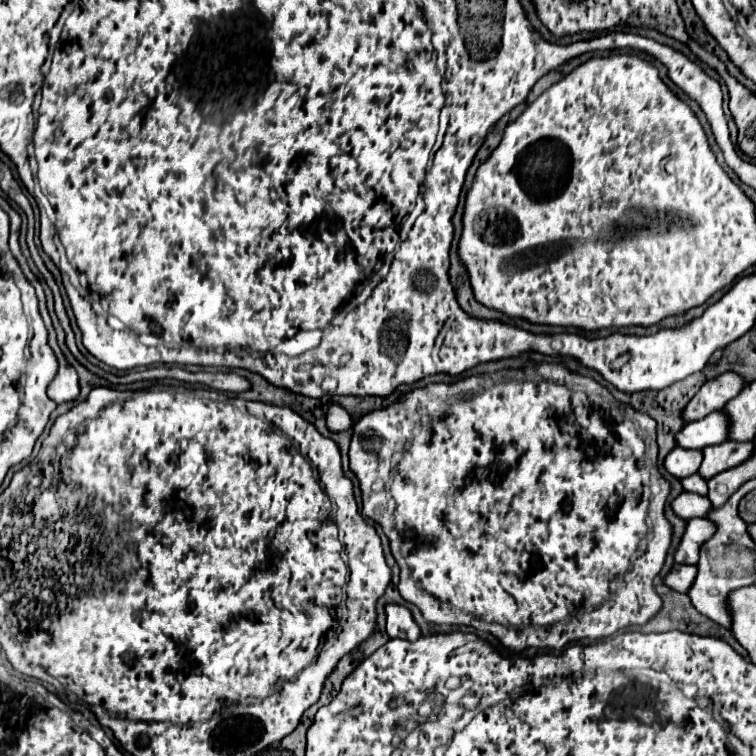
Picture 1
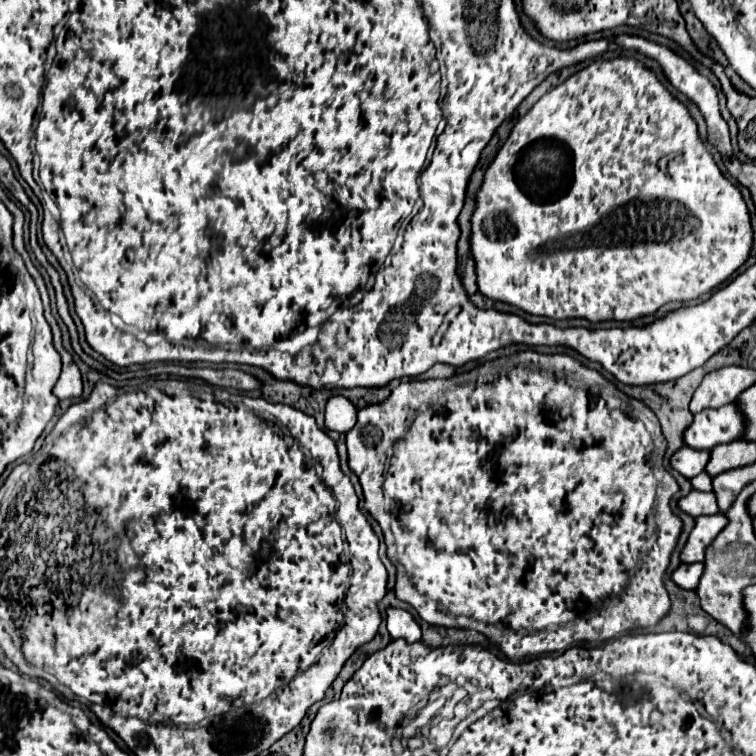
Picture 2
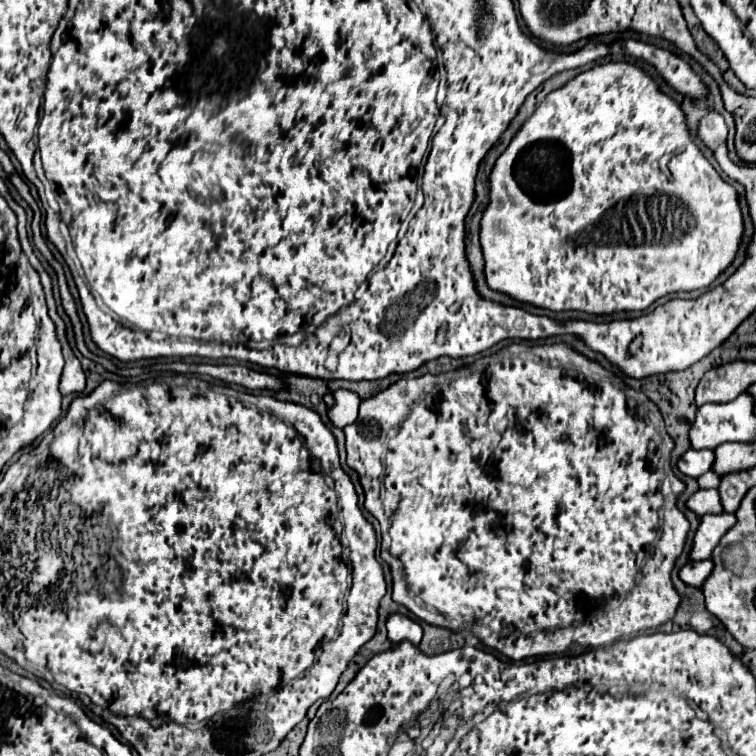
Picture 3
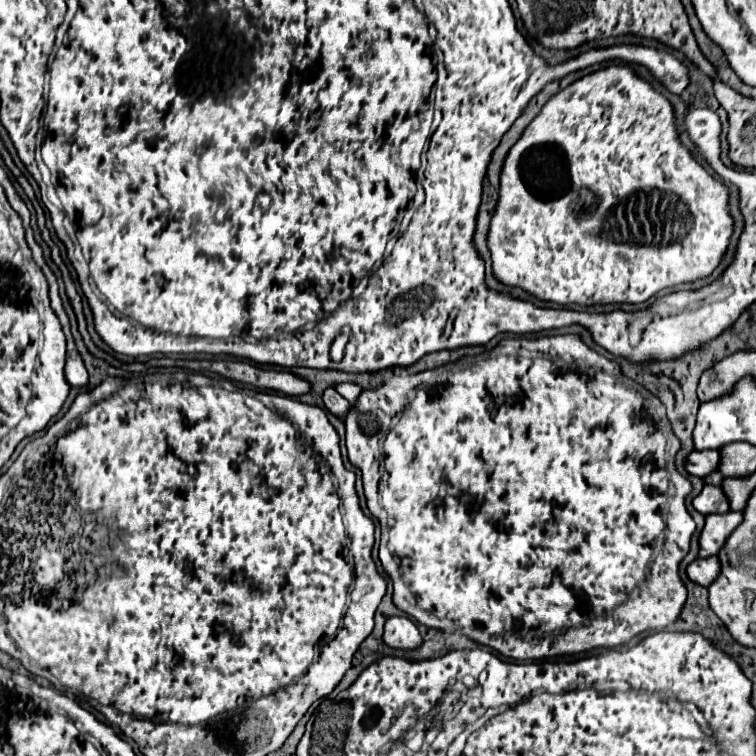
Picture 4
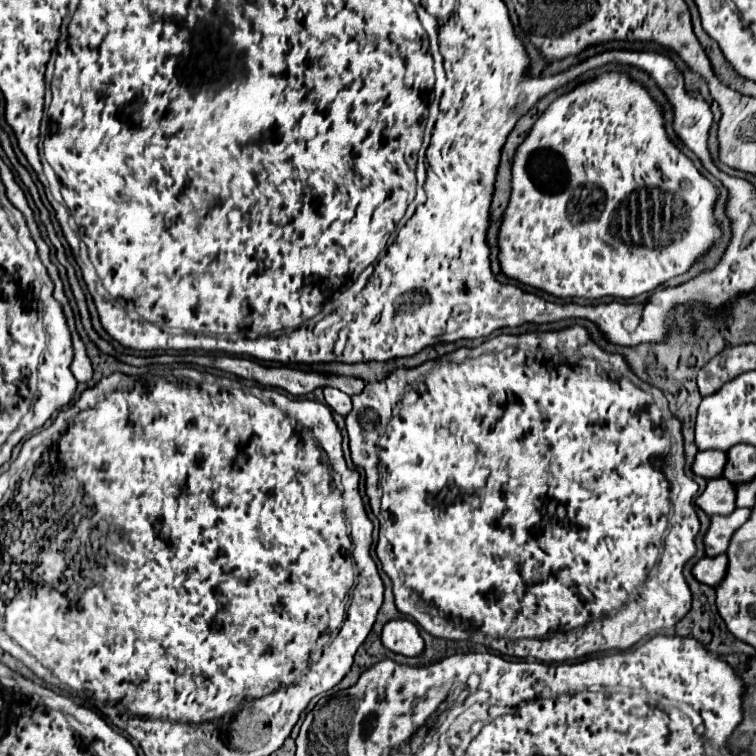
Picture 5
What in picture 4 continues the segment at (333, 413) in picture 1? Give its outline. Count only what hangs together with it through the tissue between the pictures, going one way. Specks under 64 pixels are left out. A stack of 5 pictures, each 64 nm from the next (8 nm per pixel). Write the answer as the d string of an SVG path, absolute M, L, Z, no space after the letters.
M336 384L335 389L342 398L348 400L350 410L356 406L356 400L358 400L358 396L362 392L362 388L360 386L354 386L354 384Z

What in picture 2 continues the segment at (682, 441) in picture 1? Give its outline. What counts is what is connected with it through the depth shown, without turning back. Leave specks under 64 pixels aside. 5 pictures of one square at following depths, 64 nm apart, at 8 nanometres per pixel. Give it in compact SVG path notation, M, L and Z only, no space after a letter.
M736 404L724 408L704 410L694 415L692 424L684 432L684 444L696 450L711 450L718 444L740 440L744 432L744 416Z

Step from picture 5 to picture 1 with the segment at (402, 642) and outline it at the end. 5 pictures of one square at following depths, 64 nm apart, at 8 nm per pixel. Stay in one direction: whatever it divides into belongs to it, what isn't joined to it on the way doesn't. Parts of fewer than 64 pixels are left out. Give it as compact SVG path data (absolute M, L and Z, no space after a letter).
M386 604L384 610L386 610L386 632L390 638L404 638L414 642L420 636L420 628L406 606Z

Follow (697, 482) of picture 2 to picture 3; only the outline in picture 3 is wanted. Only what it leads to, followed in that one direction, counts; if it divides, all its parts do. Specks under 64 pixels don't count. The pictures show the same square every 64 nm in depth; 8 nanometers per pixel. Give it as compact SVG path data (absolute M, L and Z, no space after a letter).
M712 470L706 472L698 478L698 485L700 489L717 489L720 483L720 476Z

